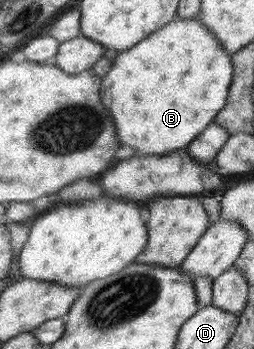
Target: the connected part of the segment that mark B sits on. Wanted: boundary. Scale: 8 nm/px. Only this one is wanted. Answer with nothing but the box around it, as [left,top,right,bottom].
[101,16,233,156]

